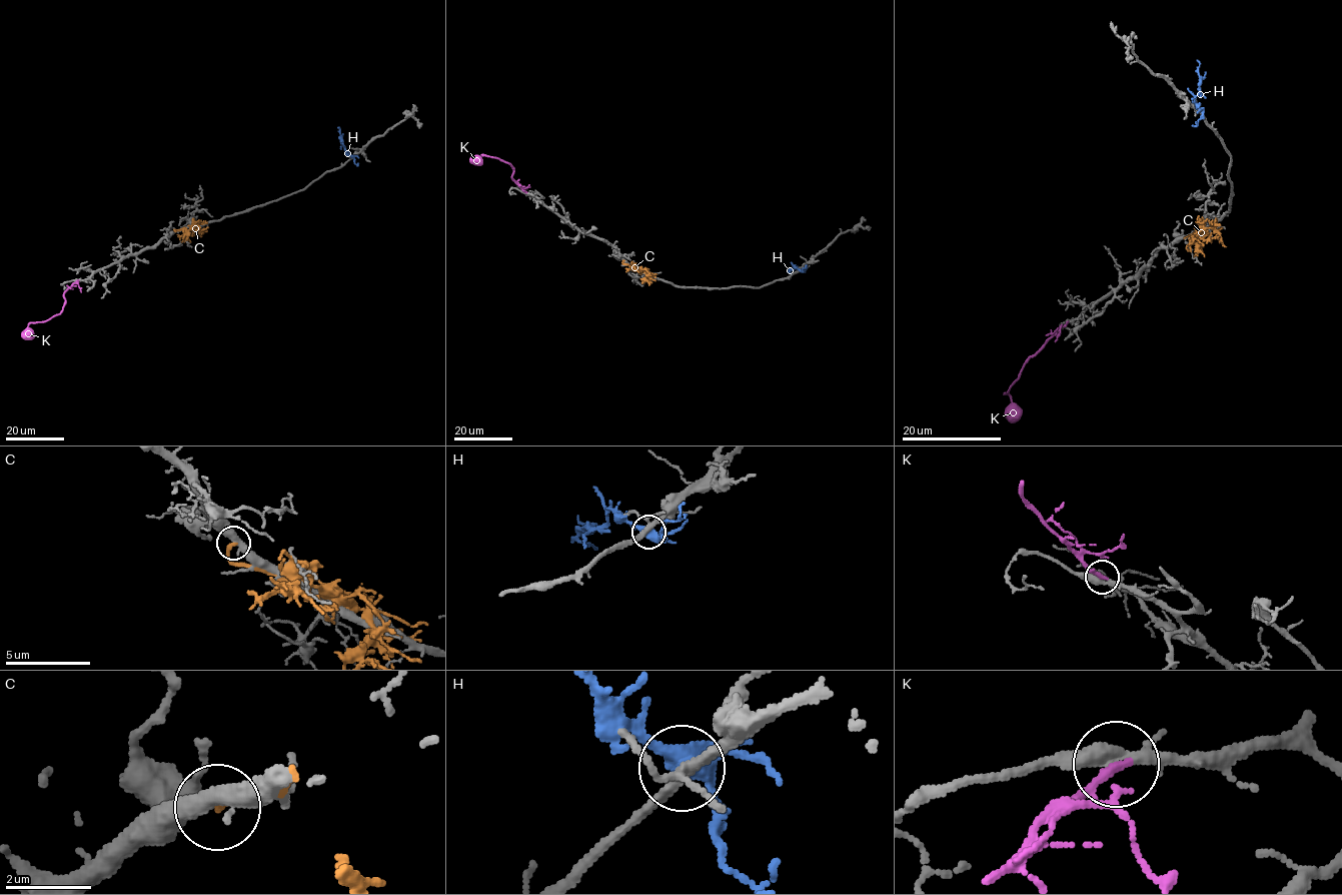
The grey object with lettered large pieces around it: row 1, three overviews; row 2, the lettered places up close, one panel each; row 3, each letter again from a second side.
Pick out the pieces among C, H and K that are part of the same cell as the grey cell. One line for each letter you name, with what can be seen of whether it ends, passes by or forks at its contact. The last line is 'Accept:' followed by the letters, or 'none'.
K: it ends
Accept: K

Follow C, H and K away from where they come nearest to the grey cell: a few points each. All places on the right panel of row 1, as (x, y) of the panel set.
C: (1184, 238), (1192, 234), (1196, 237), (1203, 226), (1212, 228), (1226, 247)
H: (1201, 110), (1195, 100), (1200, 89), (1197, 60)
K: (1067, 321), (1029, 358), (1005, 393), (1015, 405), (1013, 421)

